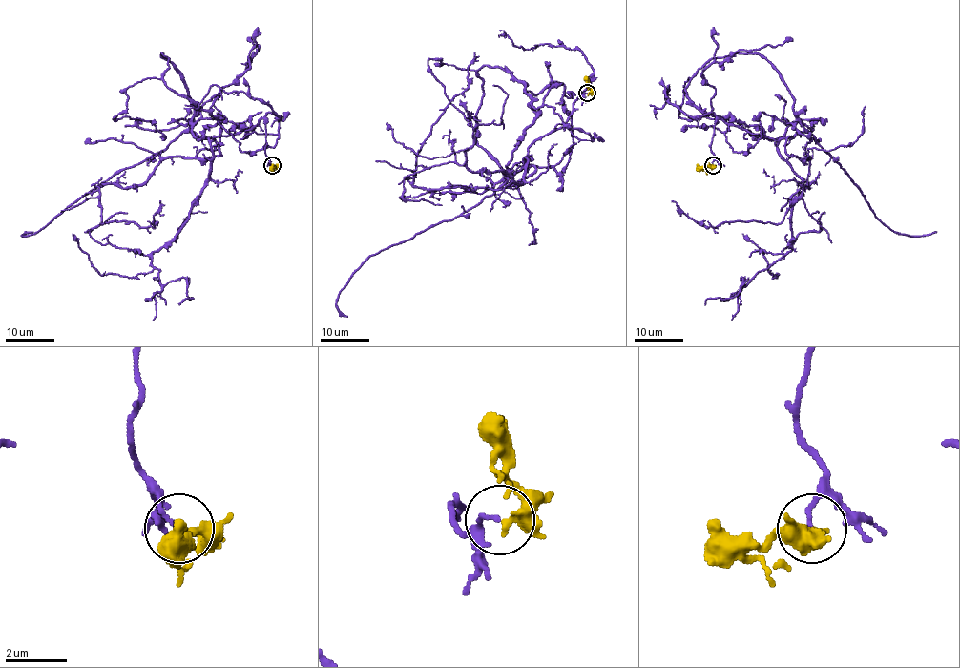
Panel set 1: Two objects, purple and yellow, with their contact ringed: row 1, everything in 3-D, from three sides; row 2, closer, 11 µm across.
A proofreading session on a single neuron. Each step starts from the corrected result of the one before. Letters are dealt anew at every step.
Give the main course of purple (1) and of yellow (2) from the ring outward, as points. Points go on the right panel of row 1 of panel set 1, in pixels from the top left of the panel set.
1: (713, 165), (719, 118), (786, 139), (790, 156), (808, 156), (808, 188), (780, 223), (706, 227), (672, 200)
2: (713, 165), (697, 170)

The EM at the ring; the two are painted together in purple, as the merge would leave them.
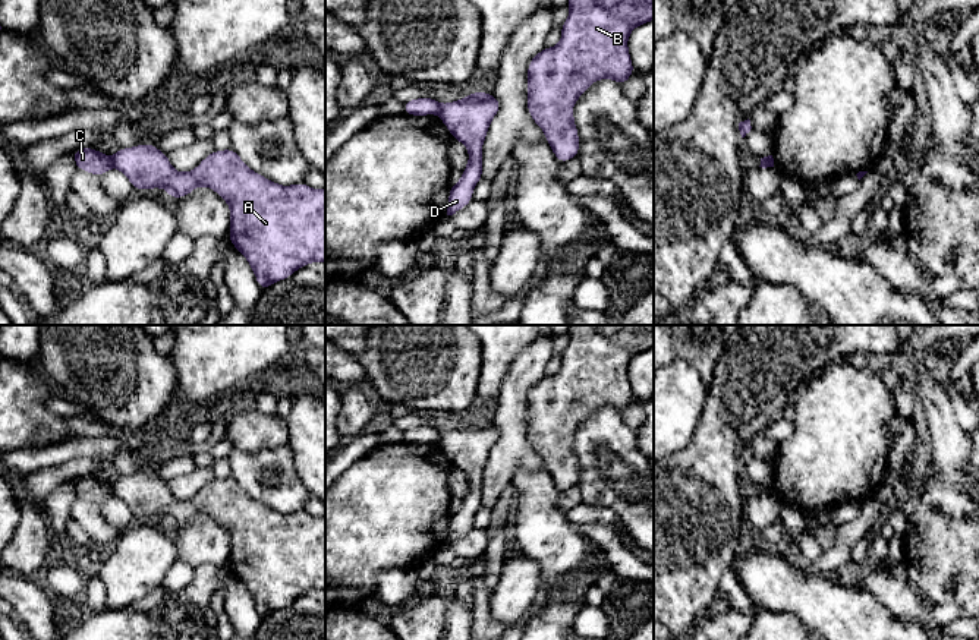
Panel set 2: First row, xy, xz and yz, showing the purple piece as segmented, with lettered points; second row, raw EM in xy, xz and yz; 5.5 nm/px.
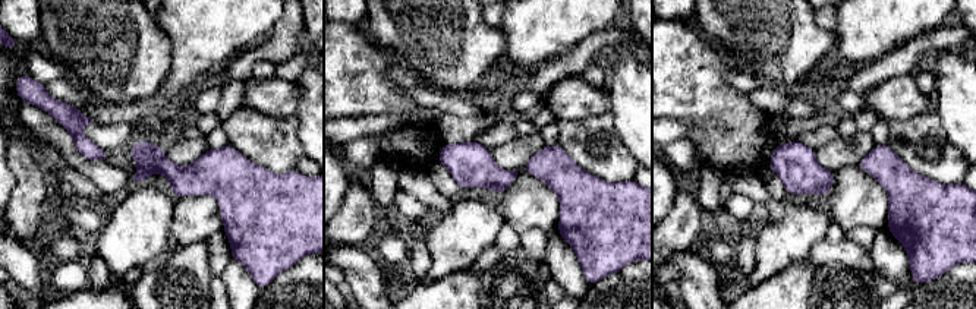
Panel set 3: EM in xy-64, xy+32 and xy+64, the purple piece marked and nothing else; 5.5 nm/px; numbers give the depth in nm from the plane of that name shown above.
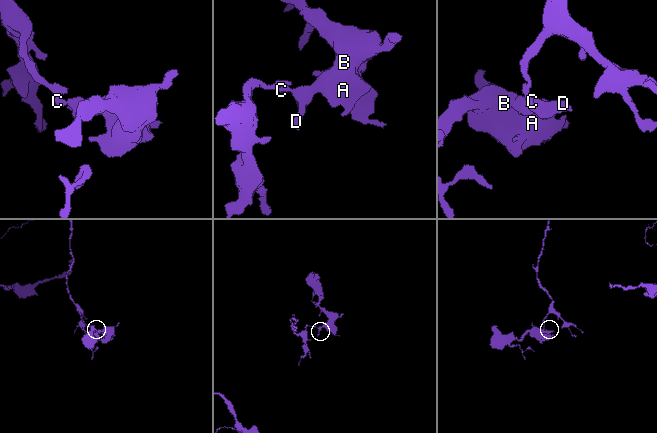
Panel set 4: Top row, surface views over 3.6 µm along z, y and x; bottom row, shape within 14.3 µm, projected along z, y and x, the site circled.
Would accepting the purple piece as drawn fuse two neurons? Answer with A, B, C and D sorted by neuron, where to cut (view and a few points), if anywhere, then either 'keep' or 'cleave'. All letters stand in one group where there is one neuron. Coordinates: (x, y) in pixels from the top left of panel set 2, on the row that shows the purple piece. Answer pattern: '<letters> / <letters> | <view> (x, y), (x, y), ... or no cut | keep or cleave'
A B D / C | xy (109, 157), (113, 166) | cleave

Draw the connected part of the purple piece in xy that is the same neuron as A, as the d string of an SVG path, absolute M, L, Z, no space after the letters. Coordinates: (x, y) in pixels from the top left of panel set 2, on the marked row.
M152 144L120 148L110 160L113 167L119 168L129 179L135 192L139 189L163 187L169 192L170 199L176 199L189 195L199 186L214 189L230 206L229 239L245 255L262 290L289 278L295 271L309 262L325 264L325 189L311 189L305 183L290 186L277 185L252 171L232 148L211 152L195 170L186 173L176 171L167 154L161 152Z

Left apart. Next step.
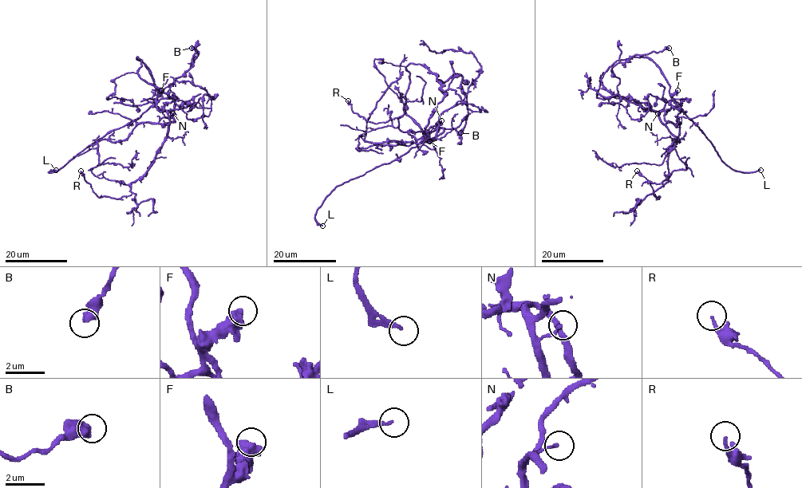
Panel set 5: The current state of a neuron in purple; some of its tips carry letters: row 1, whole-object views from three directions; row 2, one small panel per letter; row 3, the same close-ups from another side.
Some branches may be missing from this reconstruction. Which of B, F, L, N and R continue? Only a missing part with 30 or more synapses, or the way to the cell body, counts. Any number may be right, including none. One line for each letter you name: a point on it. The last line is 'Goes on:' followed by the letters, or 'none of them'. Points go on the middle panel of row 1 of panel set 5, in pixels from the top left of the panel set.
L: (322, 226)
Goes on: L

